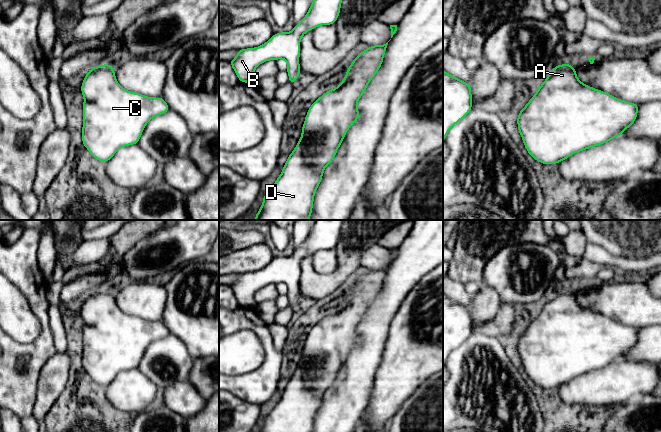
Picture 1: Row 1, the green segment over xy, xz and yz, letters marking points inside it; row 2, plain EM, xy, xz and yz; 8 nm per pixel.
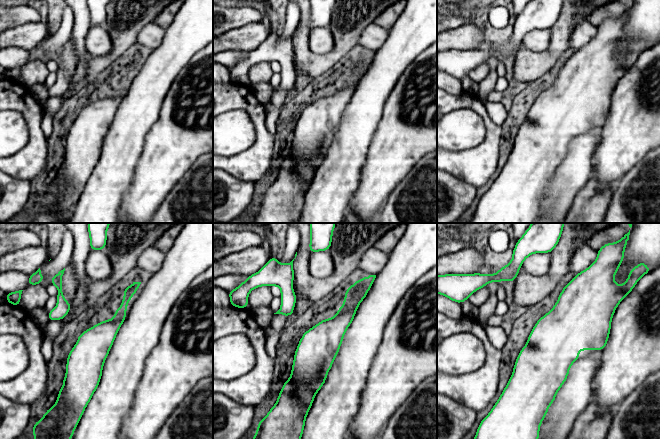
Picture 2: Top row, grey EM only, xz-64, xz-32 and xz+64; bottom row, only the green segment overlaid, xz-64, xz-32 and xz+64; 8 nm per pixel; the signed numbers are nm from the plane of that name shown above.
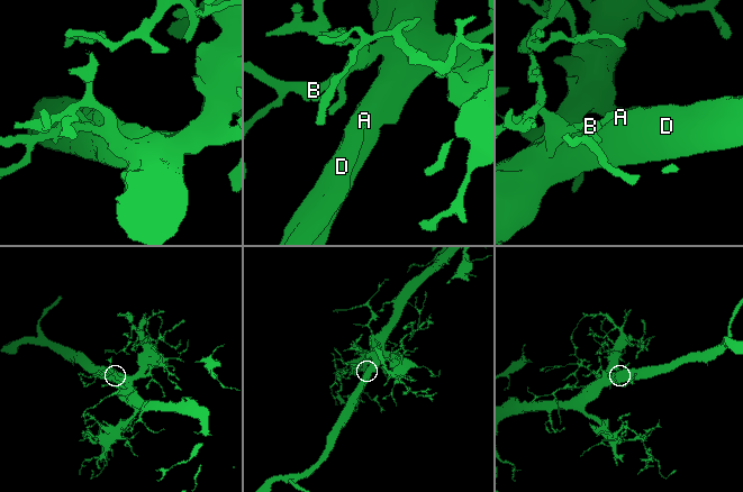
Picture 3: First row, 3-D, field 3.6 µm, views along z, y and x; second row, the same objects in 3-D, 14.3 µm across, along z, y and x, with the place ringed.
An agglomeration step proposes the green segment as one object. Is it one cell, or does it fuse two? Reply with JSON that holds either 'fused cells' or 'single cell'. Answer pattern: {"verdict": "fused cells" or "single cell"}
{"verdict": "single cell"}

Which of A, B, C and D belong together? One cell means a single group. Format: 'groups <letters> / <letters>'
groups A B C D

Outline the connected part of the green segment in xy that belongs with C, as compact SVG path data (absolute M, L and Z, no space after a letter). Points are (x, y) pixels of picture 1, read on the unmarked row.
M108 287L89 293L80 313L85 323L82 367L95 383L104 387L107 387L121 371L138 368L146 348L155 340L171 334L162 321L147 321L122 312L117 306L113 290Z

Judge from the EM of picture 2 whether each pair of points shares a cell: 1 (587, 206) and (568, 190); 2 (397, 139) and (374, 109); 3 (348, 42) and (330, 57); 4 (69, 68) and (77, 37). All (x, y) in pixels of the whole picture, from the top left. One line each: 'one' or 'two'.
1: two
2: two
3: one
4: two

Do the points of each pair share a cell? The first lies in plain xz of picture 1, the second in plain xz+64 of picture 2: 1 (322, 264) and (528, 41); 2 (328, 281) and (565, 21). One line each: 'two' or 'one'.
1: one
2: one

